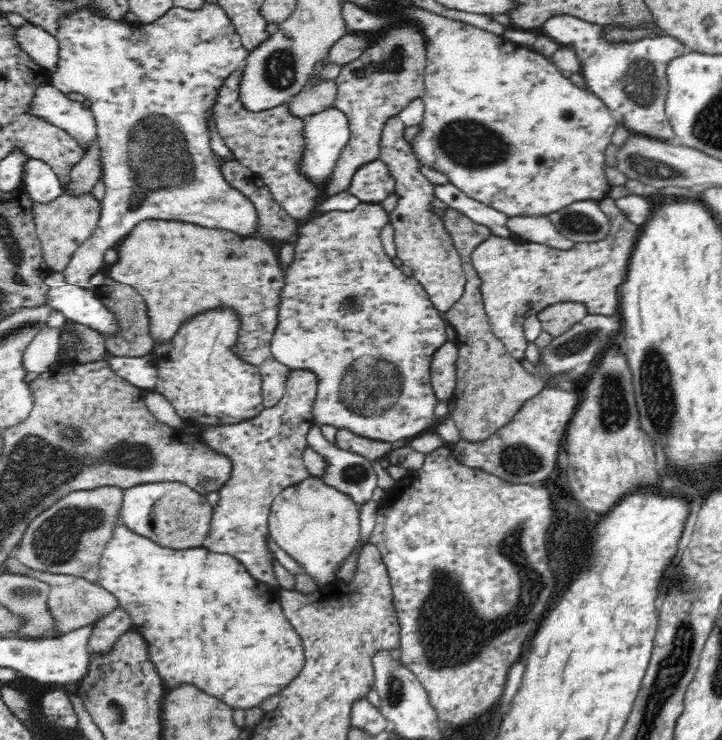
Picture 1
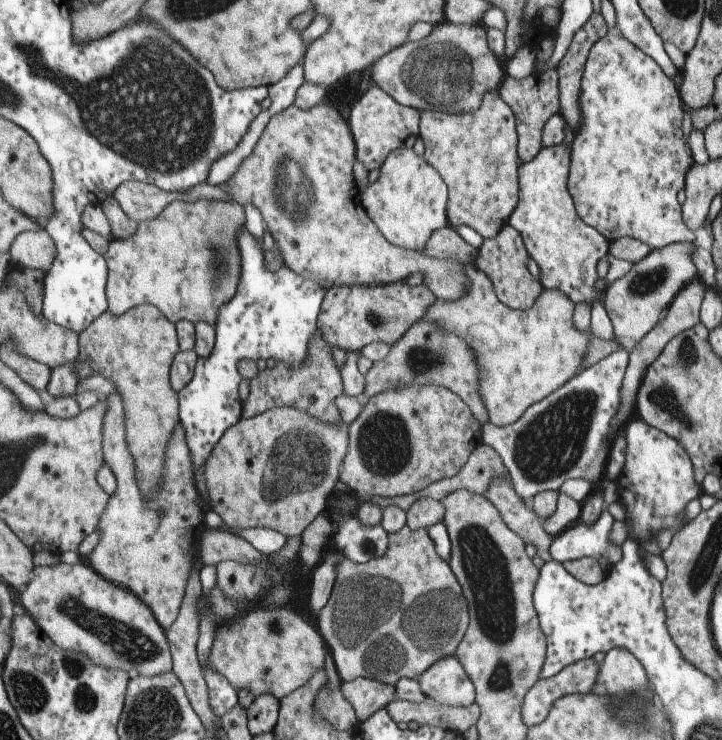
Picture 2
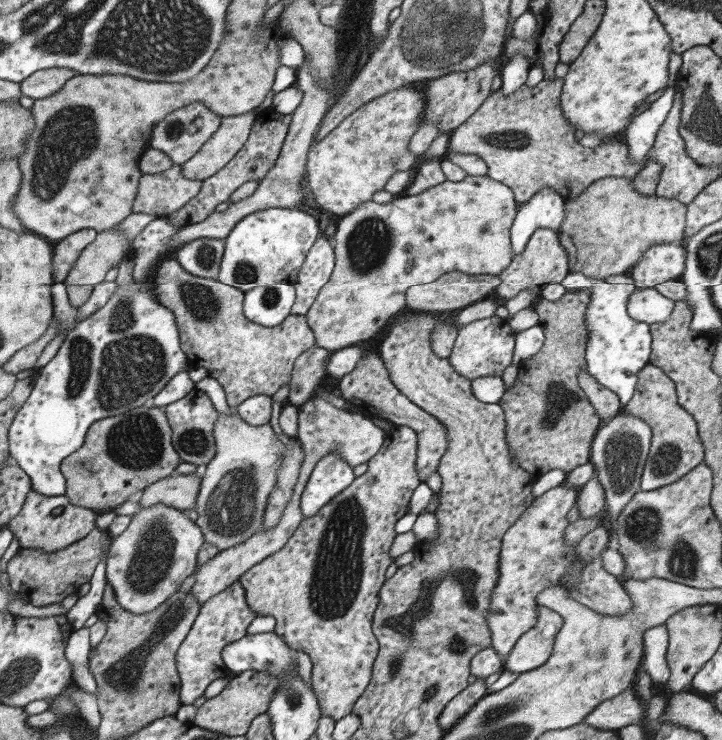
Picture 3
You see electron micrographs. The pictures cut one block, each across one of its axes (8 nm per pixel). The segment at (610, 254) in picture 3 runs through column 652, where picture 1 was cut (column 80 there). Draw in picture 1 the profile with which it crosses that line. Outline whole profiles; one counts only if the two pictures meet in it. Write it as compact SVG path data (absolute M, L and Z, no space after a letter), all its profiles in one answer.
M62 194L48 204L34 202L32 210L34 210L32 214L34 214L34 224L36 224L36 234L42 244L44 260L52 268L52 272L66 270L74 252L80 250L86 240L90 240L90 236L98 228L100 216L102 216L102 204L92 194L82 194L82 196Z

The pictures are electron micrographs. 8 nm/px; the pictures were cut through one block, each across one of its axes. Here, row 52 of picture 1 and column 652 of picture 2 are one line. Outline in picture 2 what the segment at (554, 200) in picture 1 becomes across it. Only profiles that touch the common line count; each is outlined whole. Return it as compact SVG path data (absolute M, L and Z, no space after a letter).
M637 418L627 422L623 432L625 432L625 462L623 462L621 474L613 480L613 484L617 486L617 498L621 500L619 504L625 510L625 520L623 522L627 526L631 524L629 536L635 542L643 544L651 538L657 538L659 530L665 530L665 528L671 530L671 532L679 530L683 526L685 504L693 498L701 498L703 490L695 480L695 470L693 470L693 464L691 464L687 452L683 450L683 446L675 438L671 438L669 434L665 434L665 432L649 426L647 422L637 420Z

